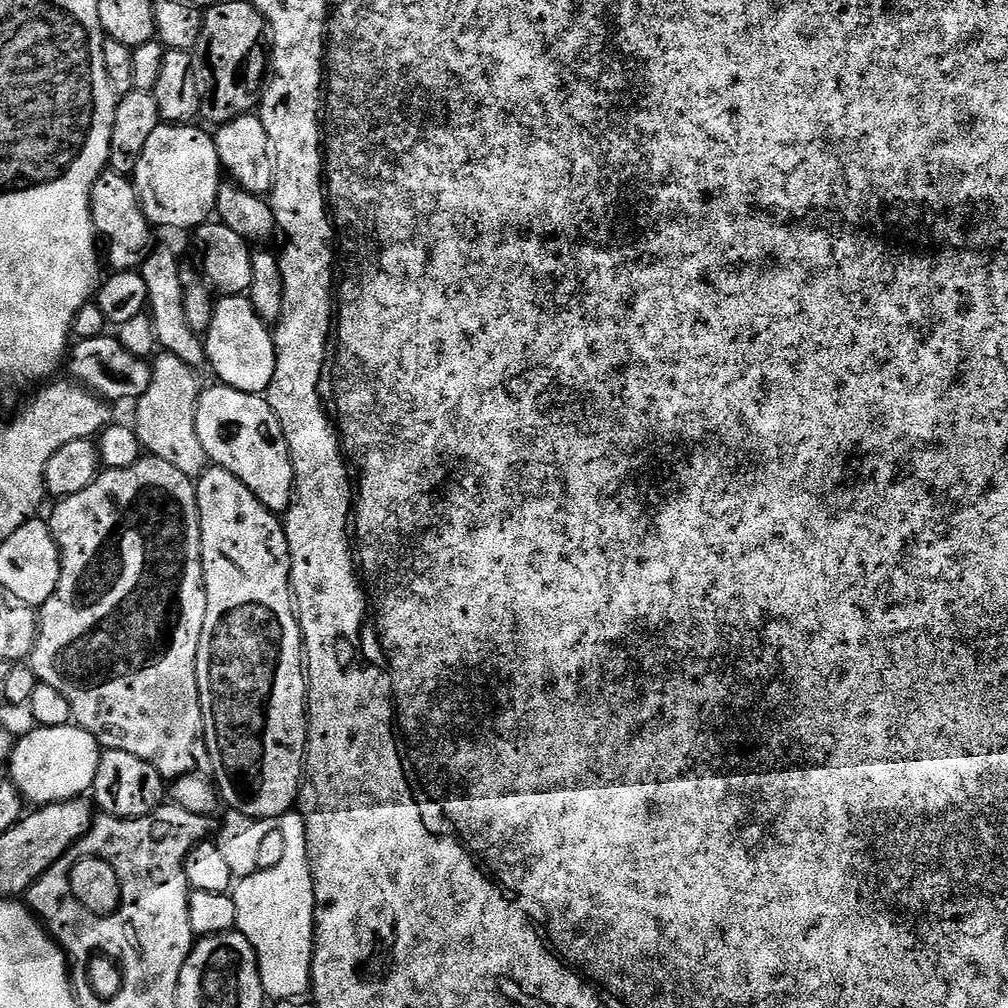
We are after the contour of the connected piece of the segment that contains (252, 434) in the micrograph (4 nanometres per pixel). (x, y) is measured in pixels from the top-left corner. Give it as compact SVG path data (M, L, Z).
M219 382L213 385L213 388L205 387L201 391L200 400L196 403L198 438L202 438L202 446L206 450L209 461L217 468L230 470L230 474L238 477L271 512L287 513L296 486L296 471L276 411L268 405L263 395L234 390L227 384Z

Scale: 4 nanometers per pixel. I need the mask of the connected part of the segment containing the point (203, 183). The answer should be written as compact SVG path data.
M161 122L158 130L150 134L150 139L146 142L146 150L142 150L142 158L138 158L138 166L134 173L136 193L148 223L157 229L192 228L196 230L201 224L209 223L210 217L215 213L218 190L222 183L220 159L213 133L203 132L202 129L195 128L196 126L192 122L186 124Z

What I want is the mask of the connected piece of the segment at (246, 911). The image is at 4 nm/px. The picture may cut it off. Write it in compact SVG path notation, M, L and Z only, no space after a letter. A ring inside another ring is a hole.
M299 810L287 812L285 816L280 817L278 827L282 830L282 838L286 842L286 847L282 849L282 858L278 858L278 862L274 862L268 868L261 868L254 871L246 877L242 877L235 881L234 887L231 889L230 895L234 902L234 910L236 911L235 931L241 932L250 942L250 946L256 951L256 961L260 967L260 981L264 987L265 997L274 998L273 1001L295 1000L303 997L312 986L312 951L314 950L314 940L316 939L316 899L314 898L314 882L312 881L312 871L310 870L310 862L308 861L308 847L306 846L306 822L304 815Z

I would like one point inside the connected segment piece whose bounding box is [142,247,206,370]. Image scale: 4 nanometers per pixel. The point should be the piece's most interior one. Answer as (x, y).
(161, 272)

